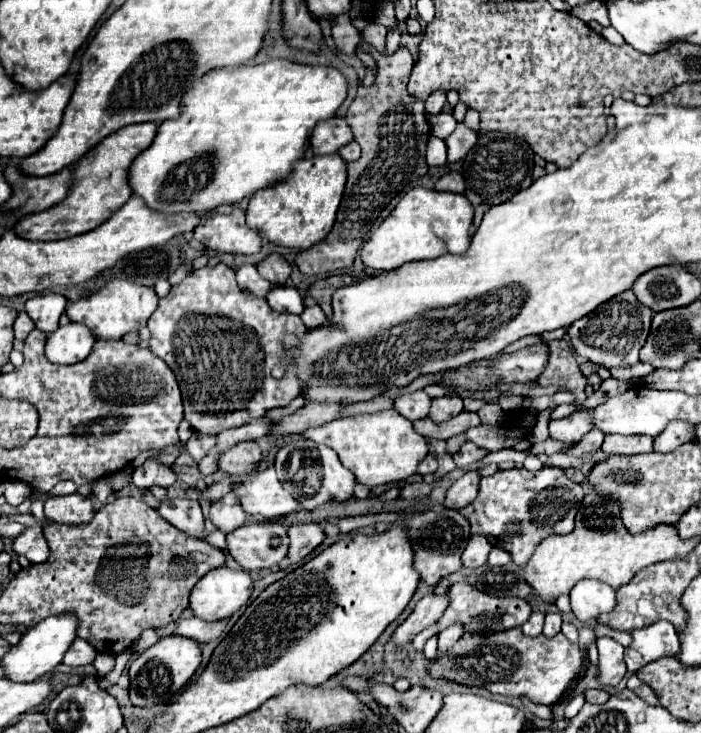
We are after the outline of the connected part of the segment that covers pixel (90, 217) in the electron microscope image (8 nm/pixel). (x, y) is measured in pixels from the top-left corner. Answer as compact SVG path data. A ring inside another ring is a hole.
M141 122L123 126L121 130L107 136L73 166L75 182L67 198L51 206L49 210L23 216L13 228L13 232L27 240L63 240L77 234L85 234L103 224L133 196L133 190L129 186L129 166L143 150L151 146L153 138L157 136L157 128L157 122Z

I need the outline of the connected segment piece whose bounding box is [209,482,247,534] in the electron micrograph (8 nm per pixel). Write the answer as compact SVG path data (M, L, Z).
M235 482L233 488L231 488L231 492L227 496L223 496L221 500L217 500L217 502L211 504L209 518L225 534L233 532L237 526L243 526L247 522L247 514L243 512L241 502L239 502L239 498L235 494L237 486L241 486L241 482Z

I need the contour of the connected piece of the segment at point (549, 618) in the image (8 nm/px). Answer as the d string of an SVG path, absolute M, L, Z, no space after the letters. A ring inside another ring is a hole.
M547 614L547 616L545 616L543 634L545 634L547 638L553 638L559 630L561 630L561 614Z

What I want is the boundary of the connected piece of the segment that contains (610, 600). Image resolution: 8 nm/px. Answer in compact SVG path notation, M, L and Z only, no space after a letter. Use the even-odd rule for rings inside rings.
M581 580L571 590L571 608L577 620L593 622L599 614L611 612L617 604L615 590L597 580Z

